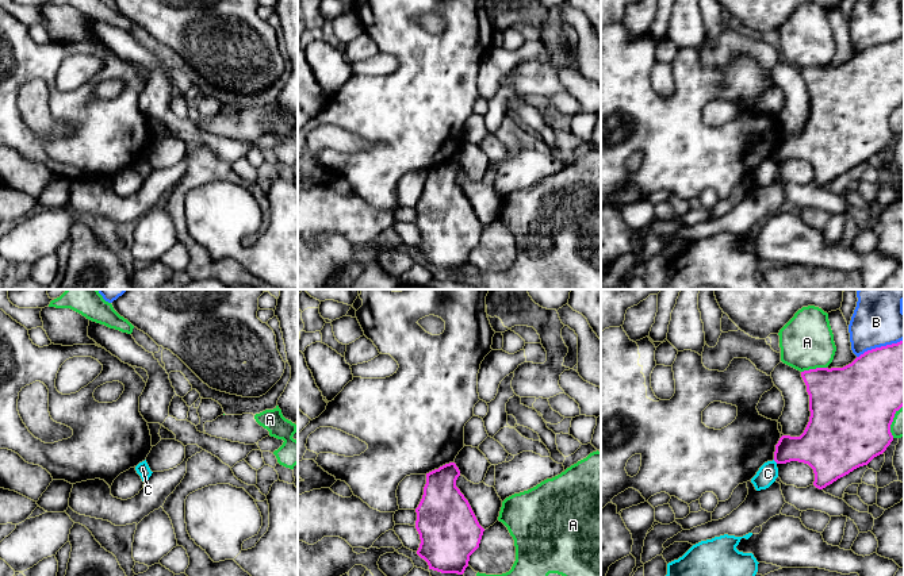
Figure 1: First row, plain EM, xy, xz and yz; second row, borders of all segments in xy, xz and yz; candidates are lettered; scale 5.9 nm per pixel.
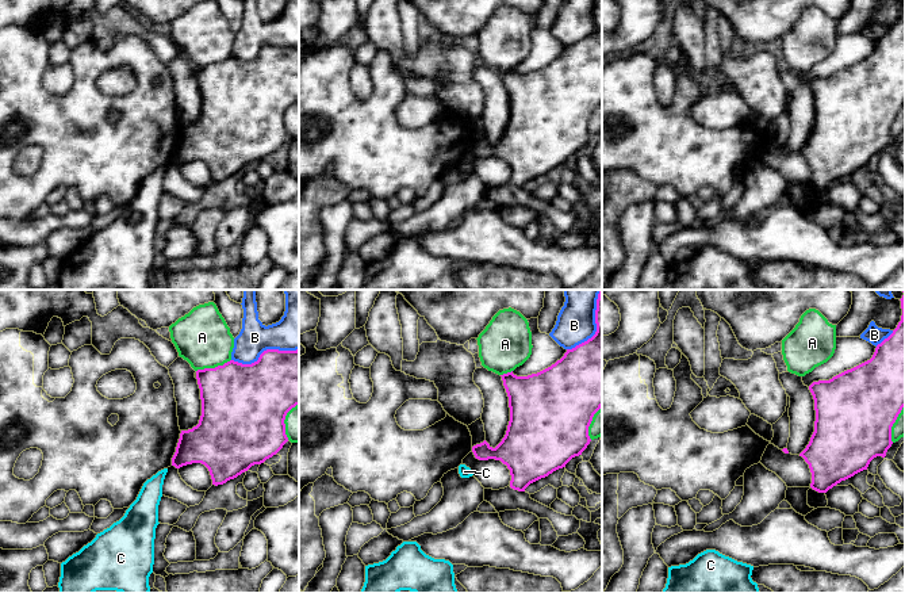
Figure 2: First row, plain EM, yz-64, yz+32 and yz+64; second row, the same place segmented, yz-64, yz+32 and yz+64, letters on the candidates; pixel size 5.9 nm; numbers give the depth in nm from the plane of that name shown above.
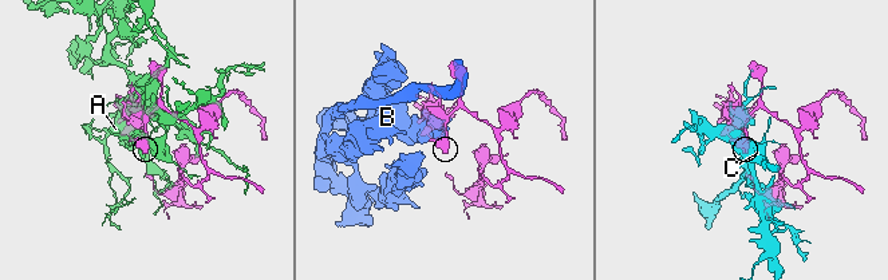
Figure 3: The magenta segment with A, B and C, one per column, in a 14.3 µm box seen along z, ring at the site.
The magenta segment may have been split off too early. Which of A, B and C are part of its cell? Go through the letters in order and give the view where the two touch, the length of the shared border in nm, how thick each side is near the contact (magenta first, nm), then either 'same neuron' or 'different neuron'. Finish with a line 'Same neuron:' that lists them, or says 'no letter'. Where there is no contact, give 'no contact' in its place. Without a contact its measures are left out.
A: yz | 160 nm | 400/320 nm | different neuron
B: yz | 300 nm | 400/280 nm | different neuron
C: yz | 40 nm | 220/120 nm | different neuron
Same neuron: no letter

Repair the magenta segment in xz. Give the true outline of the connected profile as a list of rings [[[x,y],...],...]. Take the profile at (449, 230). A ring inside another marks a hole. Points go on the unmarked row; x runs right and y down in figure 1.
[[[455,160],[426,170],[424,192],[415,206],[415,226],[421,237],[417,251],[428,260],[429,266],[441,270],[463,272],[468,264],[470,253],[479,245],[484,229],[468,197],[456,184],[459,173],[460,168]]]

